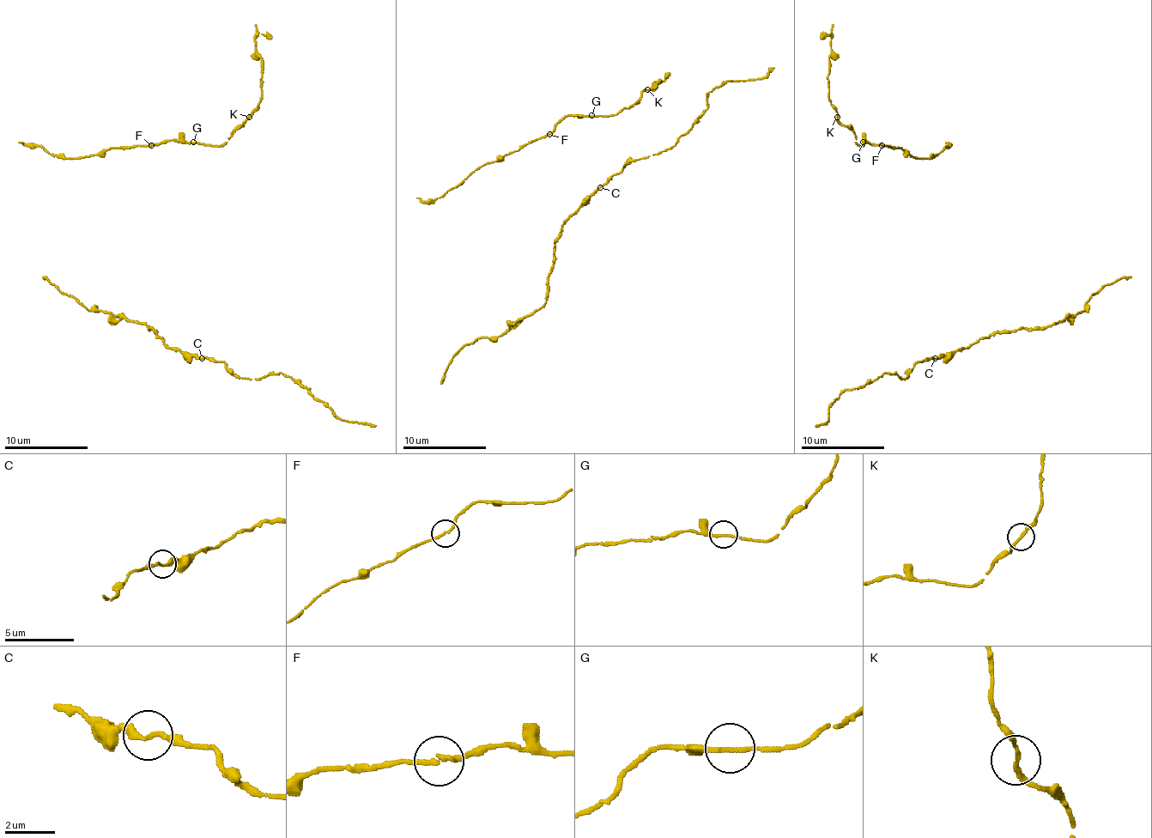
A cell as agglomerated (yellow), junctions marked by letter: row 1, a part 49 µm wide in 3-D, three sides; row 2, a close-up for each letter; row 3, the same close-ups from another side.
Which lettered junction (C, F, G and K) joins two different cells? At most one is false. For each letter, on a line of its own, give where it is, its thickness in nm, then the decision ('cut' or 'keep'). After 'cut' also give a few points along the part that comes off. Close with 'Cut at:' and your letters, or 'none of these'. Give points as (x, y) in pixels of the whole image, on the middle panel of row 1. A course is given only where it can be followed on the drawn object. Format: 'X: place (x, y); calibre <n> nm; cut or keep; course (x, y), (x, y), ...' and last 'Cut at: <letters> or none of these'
C: place (600, 187); calibre 180 nm; keep
F: place (549, 134); calibre 170 nm; keep
G: place (591, 115); calibre 170 nm; keep
K: place (647, 89); calibre 180 nm; keep
Cut at: none of these

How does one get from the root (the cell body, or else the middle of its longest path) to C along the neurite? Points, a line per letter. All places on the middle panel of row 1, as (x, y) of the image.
C: (554, 245), (564, 222), (599, 187)

